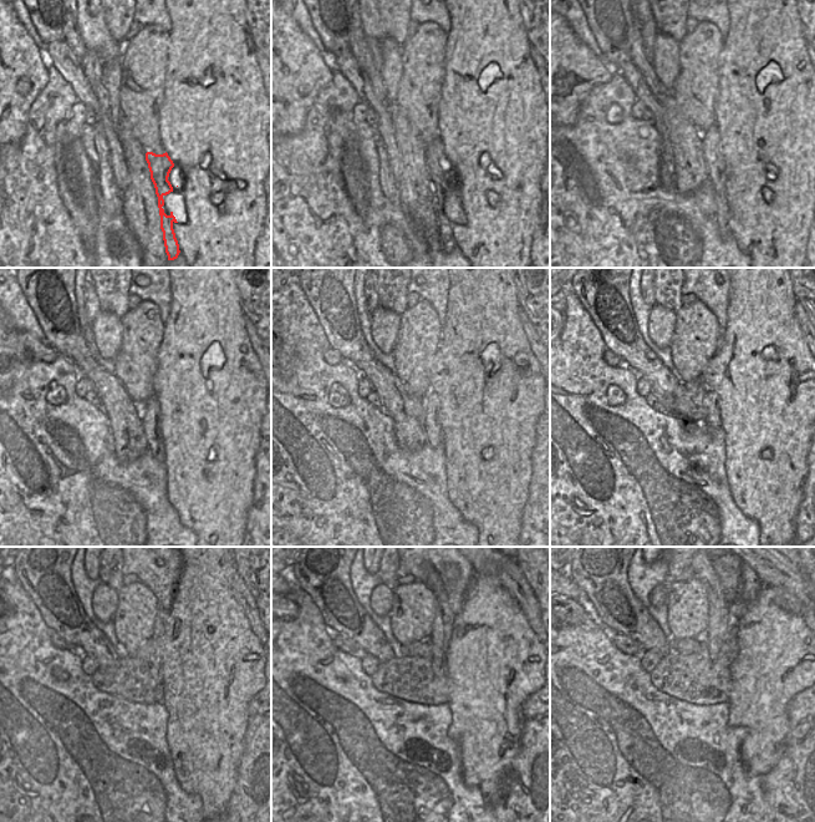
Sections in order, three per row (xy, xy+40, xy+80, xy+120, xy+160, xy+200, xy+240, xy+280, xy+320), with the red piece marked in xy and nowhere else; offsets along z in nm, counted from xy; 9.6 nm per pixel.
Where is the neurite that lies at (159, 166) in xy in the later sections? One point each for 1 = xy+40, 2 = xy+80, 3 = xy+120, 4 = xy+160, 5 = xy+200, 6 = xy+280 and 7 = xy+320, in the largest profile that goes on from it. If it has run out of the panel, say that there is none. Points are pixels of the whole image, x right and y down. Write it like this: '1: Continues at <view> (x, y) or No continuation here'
1: Continues at xy+40 (437, 162)
2: Continues at xy+80 (711, 141)
3: Continues at xy+120 (151, 417)
4: Continues at xy+160 (432, 427)
5: Continues at xy+200 (712, 400)
6: Continues at xy+280 (442, 625)
7: Continues at xy+320 (723, 617).

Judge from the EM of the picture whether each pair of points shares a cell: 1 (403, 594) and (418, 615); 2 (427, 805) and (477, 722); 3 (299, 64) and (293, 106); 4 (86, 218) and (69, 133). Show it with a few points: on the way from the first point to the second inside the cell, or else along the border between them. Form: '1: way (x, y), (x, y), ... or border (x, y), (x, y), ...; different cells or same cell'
1: way (408, 599), (413, 604), (413, 610); same cell
2: border (449, 724), (448, 735), (458, 745), (463, 780); different cells
3: way (293, 74), (293, 96); same cell
4: way (79, 197), (70, 155); same cell

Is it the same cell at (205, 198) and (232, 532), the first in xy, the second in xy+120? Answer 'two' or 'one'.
one

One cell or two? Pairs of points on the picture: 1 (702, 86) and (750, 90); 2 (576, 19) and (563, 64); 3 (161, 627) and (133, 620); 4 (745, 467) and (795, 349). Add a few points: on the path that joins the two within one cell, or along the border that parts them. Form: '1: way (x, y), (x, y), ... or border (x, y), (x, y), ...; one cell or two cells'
1: border (718, 57), (718, 92), (713, 106), (714, 116); two cells
2: border (563, 16), (571, 30), (592, 51); two cells
3: border (158, 605), (154, 630), (149, 638); two cells
4: way (768, 437), (768, 405), (772, 377); one cell

